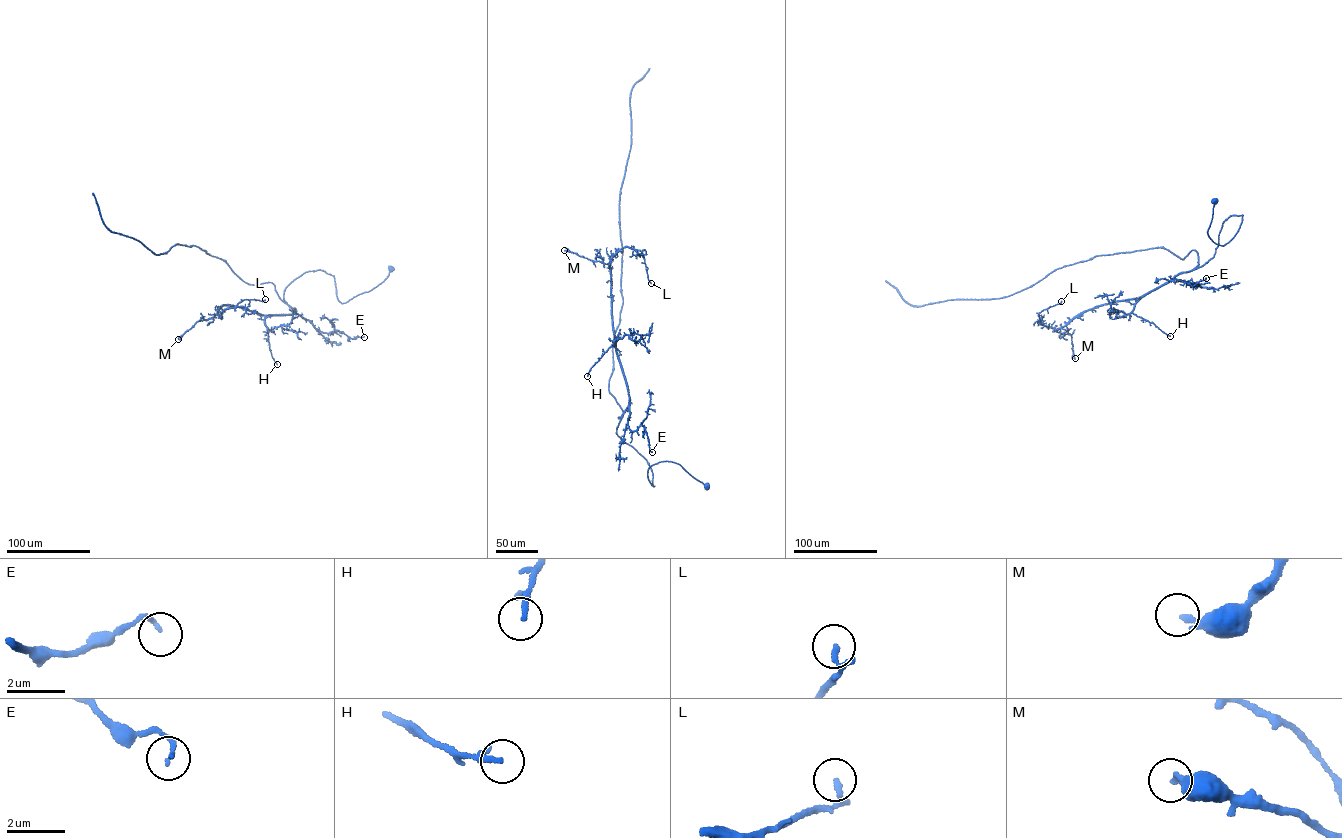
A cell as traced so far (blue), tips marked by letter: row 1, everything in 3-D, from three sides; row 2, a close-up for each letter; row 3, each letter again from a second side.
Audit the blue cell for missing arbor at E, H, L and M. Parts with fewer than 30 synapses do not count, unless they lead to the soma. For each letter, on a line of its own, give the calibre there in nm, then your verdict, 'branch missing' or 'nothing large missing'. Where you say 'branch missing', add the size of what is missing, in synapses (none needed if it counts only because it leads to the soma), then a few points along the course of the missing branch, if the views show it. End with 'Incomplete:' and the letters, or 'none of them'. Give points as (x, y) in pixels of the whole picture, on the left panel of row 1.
E: 130 nm thick; nothing large missing
H: 150 nm thick; nothing large missing
L: 170 nm thick; nothing large missing
M: 200 nm thick; nothing large missing
Incomplete: none of them

